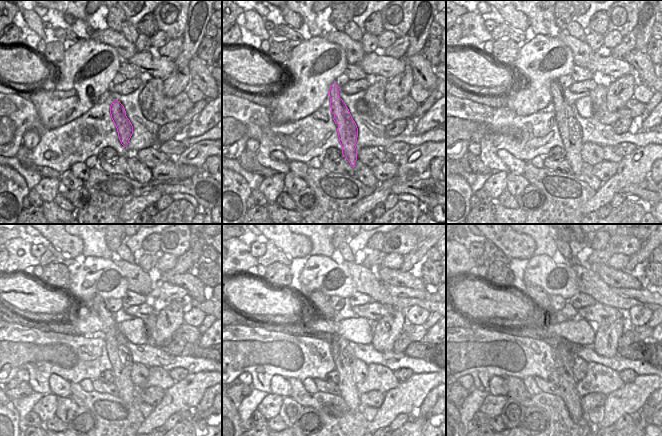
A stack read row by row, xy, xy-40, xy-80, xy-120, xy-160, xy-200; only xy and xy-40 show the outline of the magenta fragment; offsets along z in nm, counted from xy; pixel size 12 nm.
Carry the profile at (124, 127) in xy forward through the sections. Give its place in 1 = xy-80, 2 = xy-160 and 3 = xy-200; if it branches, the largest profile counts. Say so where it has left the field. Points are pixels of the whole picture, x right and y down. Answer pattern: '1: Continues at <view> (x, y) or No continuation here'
1: Continues at xy-80 (571, 134)
2: Continues at xy-160 (348, 388)
3: Continues at xy-200 (567, 386).

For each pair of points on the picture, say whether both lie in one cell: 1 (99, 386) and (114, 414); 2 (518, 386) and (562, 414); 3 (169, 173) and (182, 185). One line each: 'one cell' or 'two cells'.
1: two cells
2: one cell
3: two cells

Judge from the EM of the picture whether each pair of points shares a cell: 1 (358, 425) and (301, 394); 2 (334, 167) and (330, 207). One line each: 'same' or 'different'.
1: same
2: different

